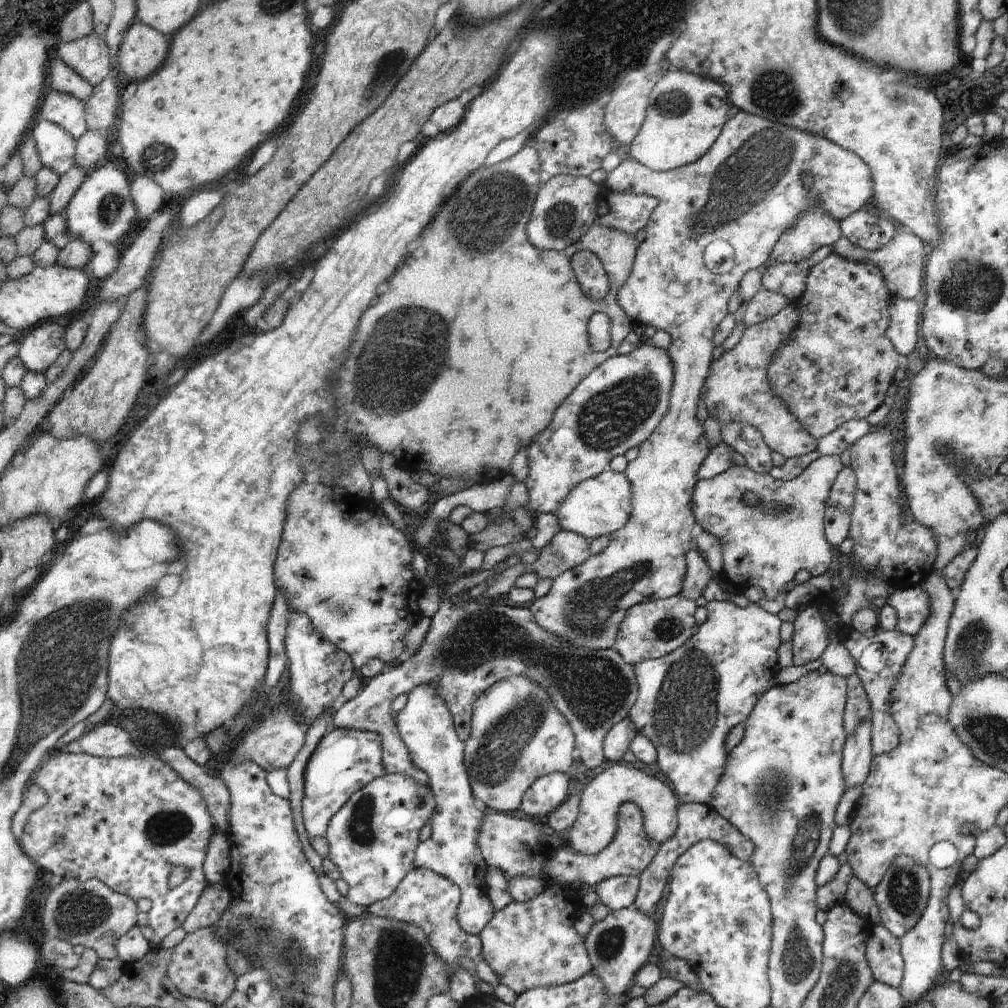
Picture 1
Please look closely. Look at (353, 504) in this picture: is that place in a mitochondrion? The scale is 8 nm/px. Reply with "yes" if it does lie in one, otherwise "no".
no

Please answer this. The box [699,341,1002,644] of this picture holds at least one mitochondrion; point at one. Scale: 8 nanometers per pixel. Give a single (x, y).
(778, 508)

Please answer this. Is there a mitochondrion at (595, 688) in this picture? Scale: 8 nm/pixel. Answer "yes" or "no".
yes

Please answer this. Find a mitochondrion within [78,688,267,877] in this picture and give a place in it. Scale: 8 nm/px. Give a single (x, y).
(165, 829)

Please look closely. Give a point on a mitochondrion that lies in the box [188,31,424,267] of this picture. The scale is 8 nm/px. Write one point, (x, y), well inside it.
(389, 65)

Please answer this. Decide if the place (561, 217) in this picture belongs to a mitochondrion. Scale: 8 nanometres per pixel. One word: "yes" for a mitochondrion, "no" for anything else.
yes

